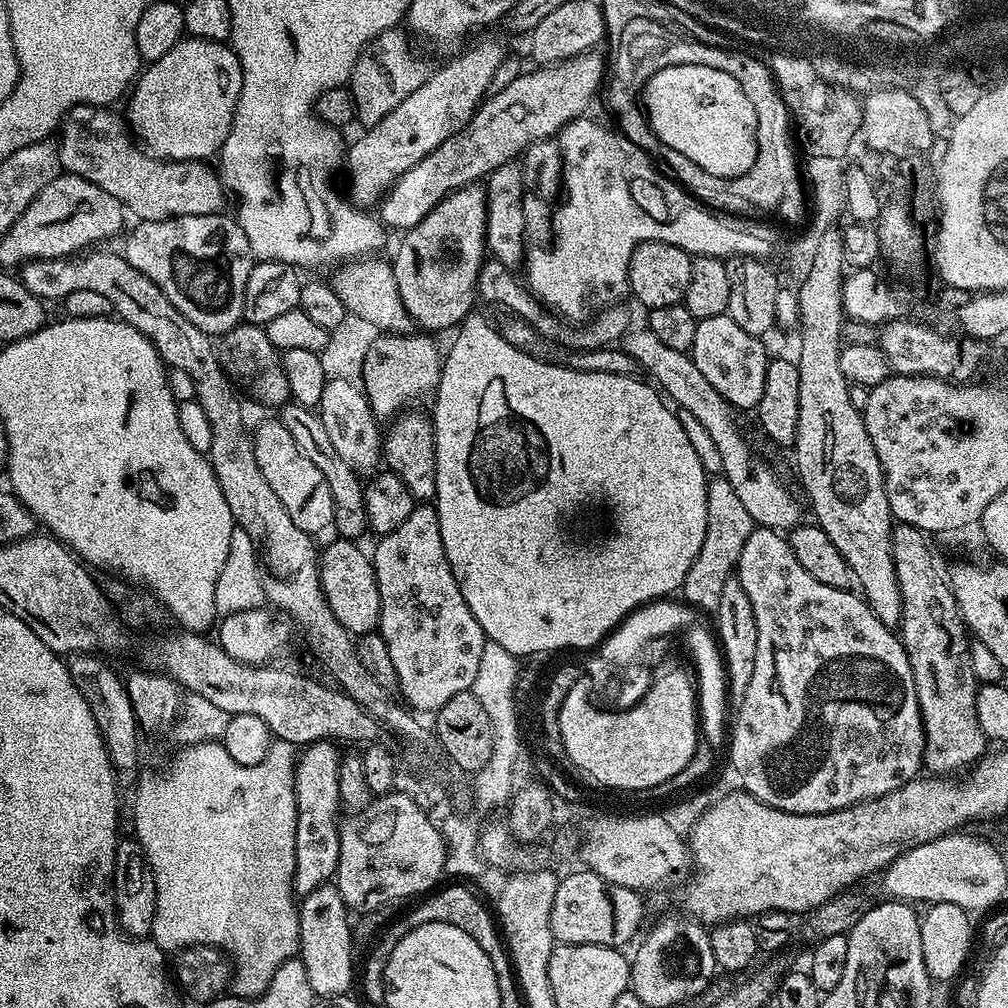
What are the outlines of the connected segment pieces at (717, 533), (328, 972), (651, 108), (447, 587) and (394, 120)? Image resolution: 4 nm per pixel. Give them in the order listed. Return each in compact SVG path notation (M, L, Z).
M716 474L716 477L713 475L706 490L706 536L702 538L702 550L698 550L698 558L694 558L690 570L686 570L682 589L683 603L701 613L715 613L722 588L731 579L742 554L742 546L746 546L746 538L750 538L753 527L750 513L742 507L738 494L734 494L734 486L730 486L723 474Z
M335 883L323 884L318 890L312 890L298 904L300 914L300 950L298 958L306 970L306 978L310 982L313 997L343 996L352 984L352 928L348 925L350 909Z
M697 64L666 66L644 83L642 107L656 139L665 149L669 148L670 151L685 156L688 164L706 170L706 174L718 174L727 180L753 171L758 160L758 148L754 143L756 109L753 108L750 98L746 98L742 86L738 86L738 82L730 78L730 74Z
M413 507L410 518L406 518L406 522L402 522L402 526L398 526L398 530L379 537L375 542L377 543L376 549L371 549L370 559L374 566L374 574L378 582L378 598L380 599L378 631L389 648L390 661L393 662L394 670L397 674L399 695L409 709L415 710L417 713L429 712L429 714L435 714L439 712L442 706L446 706L446 702L450 702L450 698L454 698L454 694L462 694L471 689L474 677L478 674L478 661L482 659L482 646L486 642L484 631L482 630L482 626L478 626L478 618L474 618L474 614L470 614L470 606L466 606L466 598L462 598L462 590L458 590L458 582L450 570L450 562L446 558L446 550L442 546L442 530L438 526L438 514L435 507Z
M484 40L464 51L442 68L437 67L410 98L398 102L382 122L361 131L356 141L346 148L346 173L352 179L350 199L368 210L379 205L385 194L410 166L422 162L430 150L438 150L446 138L458 134L470 122L482 101L489 95L488 87L504 57L504 50L494 40Z

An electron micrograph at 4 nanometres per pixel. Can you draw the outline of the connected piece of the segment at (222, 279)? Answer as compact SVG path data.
M228 214L176 216L172 220L146 220L127 233L122 255L142 270L194 326L209 334L223 334L244 320L246 278L254 257L246 234Z

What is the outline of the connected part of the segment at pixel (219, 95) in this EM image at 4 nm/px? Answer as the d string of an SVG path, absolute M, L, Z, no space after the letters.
M185 38L177 42L174 50L166 50L166 54L162 54L162 58L151 61L139 73L134 87L127 97L129 100L126 123L131 135L151 155L159 156L161 160L204 162L209 159L207 156L215 157L219 153L221 146L226 142L226 134L230 134L230 126L236 113L236 103L240 97L241 86L240 59L227 43Z

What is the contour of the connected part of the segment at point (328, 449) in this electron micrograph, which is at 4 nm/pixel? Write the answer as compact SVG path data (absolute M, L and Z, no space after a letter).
M289 402L279 409L278 418L282 426L286 426L286 431L294 437L294 443L298 445L298 450L322 470L326 482L330 482L330 494L334 494L334 532L337 537L345 540L355 541L356 536L369 531L368 519L366 518L366 506L364 505L364 484L361 477L334 450L334 445L330 443L330 438L326 435L326 426L322 426L319 415L311 408L304 408L295 402Z

